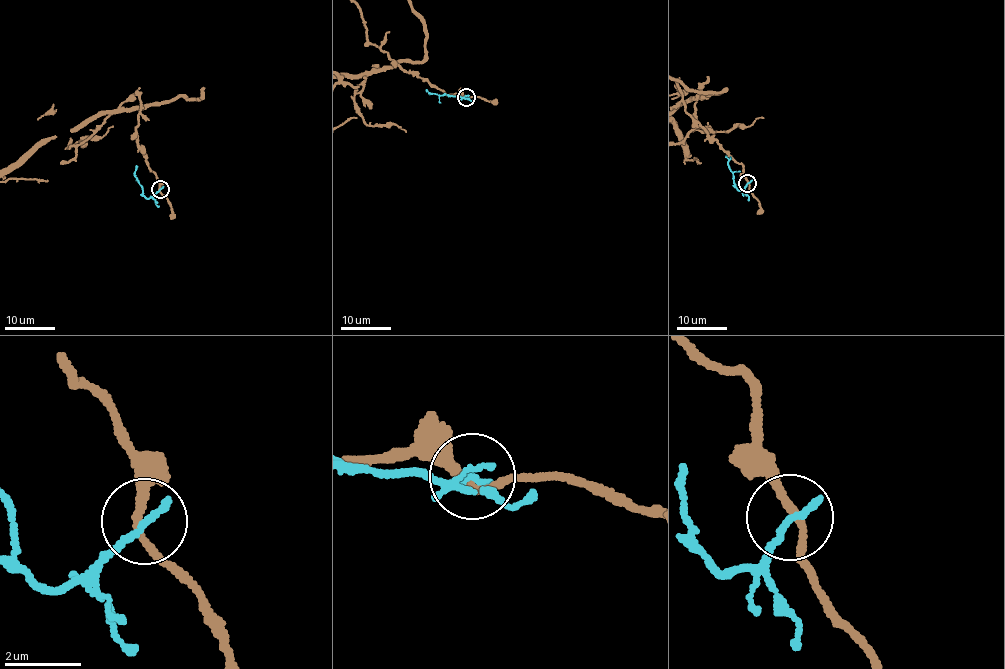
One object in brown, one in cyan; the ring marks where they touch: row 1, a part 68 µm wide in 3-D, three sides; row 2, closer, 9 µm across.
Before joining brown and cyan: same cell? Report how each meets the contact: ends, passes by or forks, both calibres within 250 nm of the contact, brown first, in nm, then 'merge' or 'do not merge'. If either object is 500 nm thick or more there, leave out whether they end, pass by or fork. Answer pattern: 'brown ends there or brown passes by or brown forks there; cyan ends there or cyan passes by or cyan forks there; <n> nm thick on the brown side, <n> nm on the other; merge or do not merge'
brown passes by; cyan ends there; 200 nm thick on the brown side, 240 nm on the other; do not merge

